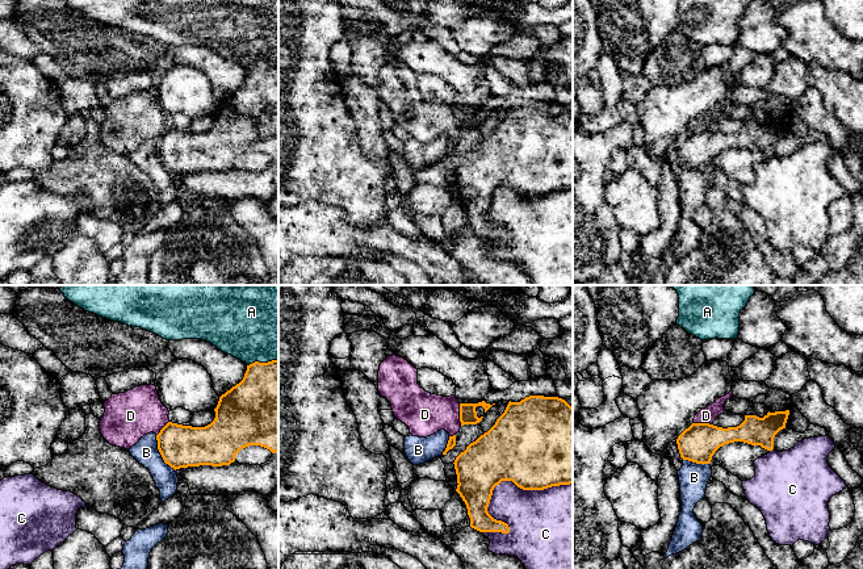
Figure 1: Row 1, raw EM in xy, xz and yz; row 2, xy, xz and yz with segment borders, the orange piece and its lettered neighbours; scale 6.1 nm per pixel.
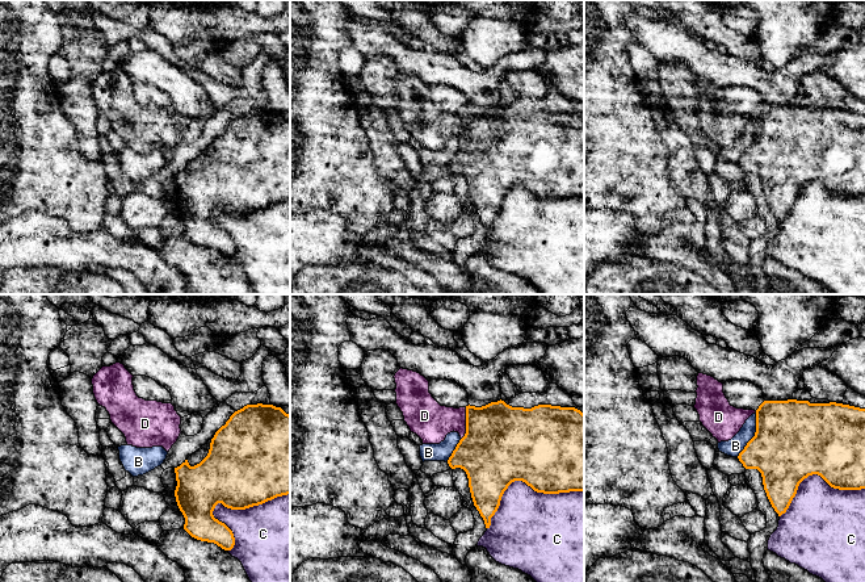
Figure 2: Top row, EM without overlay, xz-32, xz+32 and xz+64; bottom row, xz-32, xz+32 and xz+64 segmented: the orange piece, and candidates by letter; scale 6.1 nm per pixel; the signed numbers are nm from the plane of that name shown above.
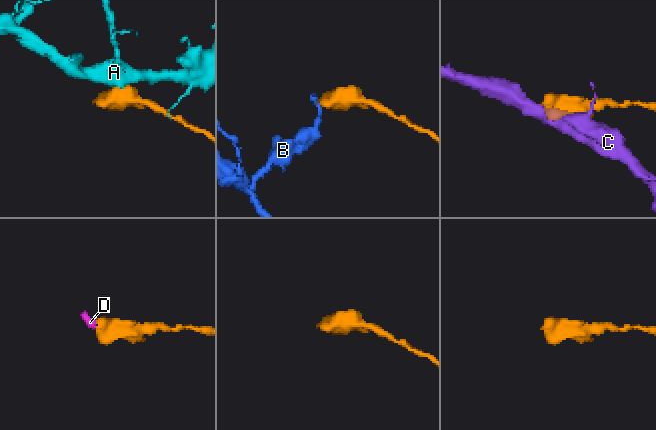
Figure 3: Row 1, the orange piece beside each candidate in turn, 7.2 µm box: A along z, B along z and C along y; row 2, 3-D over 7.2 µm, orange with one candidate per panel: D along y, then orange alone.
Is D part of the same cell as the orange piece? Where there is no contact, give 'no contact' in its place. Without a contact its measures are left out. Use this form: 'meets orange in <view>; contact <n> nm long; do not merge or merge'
meets orange in xz; contact 140 nm long; do not merge

